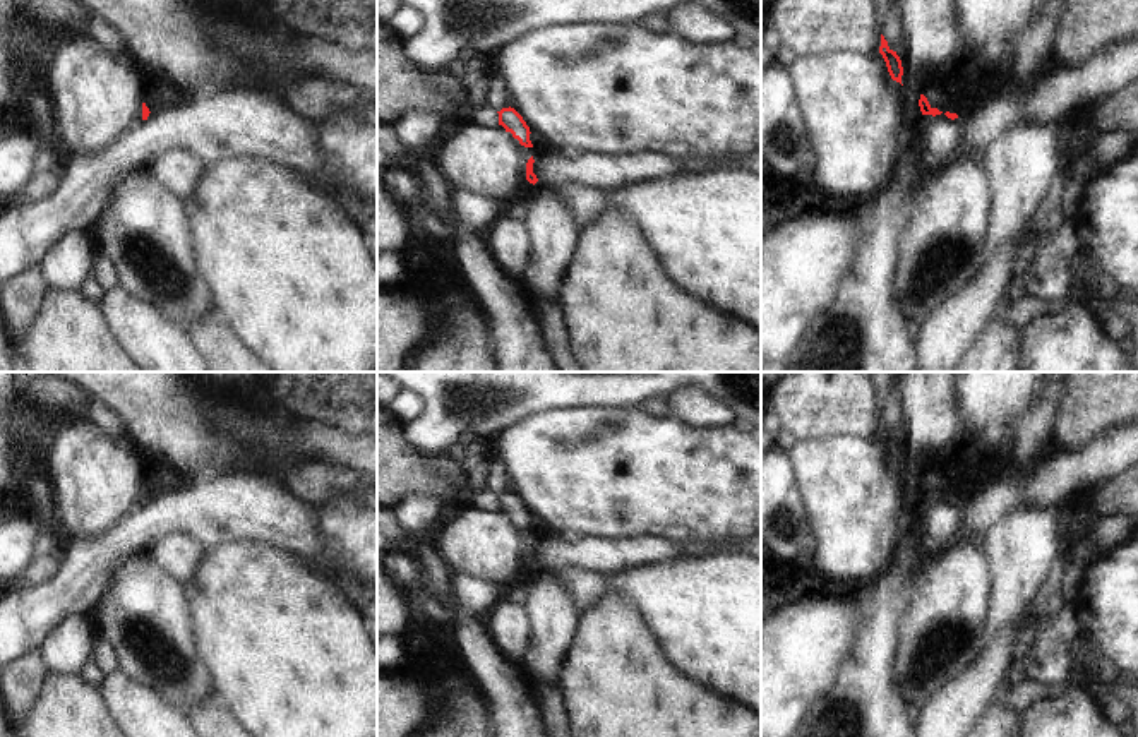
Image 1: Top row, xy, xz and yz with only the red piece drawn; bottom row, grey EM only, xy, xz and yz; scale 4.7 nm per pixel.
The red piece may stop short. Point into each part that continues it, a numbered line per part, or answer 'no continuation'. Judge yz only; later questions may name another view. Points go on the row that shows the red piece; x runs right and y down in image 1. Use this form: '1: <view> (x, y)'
no continuation

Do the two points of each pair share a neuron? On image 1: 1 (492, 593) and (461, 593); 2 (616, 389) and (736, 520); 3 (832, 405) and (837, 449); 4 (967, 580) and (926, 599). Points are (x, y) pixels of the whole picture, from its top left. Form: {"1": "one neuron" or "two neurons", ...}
{"1": "one neuron", "2": "two neurons", "3": "two neurons", "4": "one neuron"}

